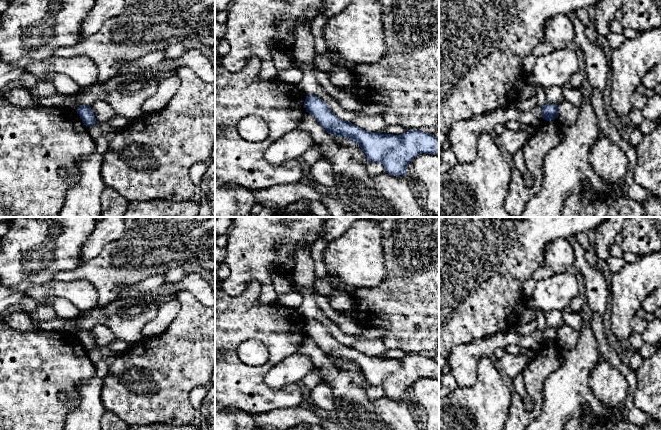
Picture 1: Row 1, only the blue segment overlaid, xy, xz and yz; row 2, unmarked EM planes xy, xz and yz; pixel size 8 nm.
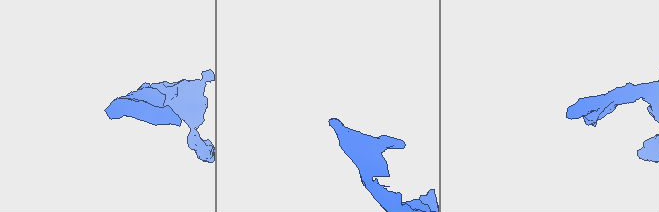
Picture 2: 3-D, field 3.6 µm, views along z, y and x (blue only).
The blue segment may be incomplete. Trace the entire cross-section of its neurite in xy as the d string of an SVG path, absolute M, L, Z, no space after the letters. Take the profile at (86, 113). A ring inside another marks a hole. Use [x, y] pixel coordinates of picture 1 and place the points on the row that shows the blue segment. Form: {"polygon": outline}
{"polygon": "M80 105L79 107L77 107L76 111L86 127L97 123L94 111L91 109L90 106Z"}

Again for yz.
{"polygon": "M545 104L542 106L542 118L546 121L551 121L558 118L558 105Z"}

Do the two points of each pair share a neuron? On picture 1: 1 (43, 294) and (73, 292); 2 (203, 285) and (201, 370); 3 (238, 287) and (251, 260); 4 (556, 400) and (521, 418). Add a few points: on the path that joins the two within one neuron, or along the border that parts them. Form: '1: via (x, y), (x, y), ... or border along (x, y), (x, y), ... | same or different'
1: via (50, 290), (66, 290) | same
2: border along (183, 291), (189, 291), (204, 306) | different
3: via (238, 280), (245, 267) | same
4: border along (543, 385), (541, 410), (532, 419) | different

